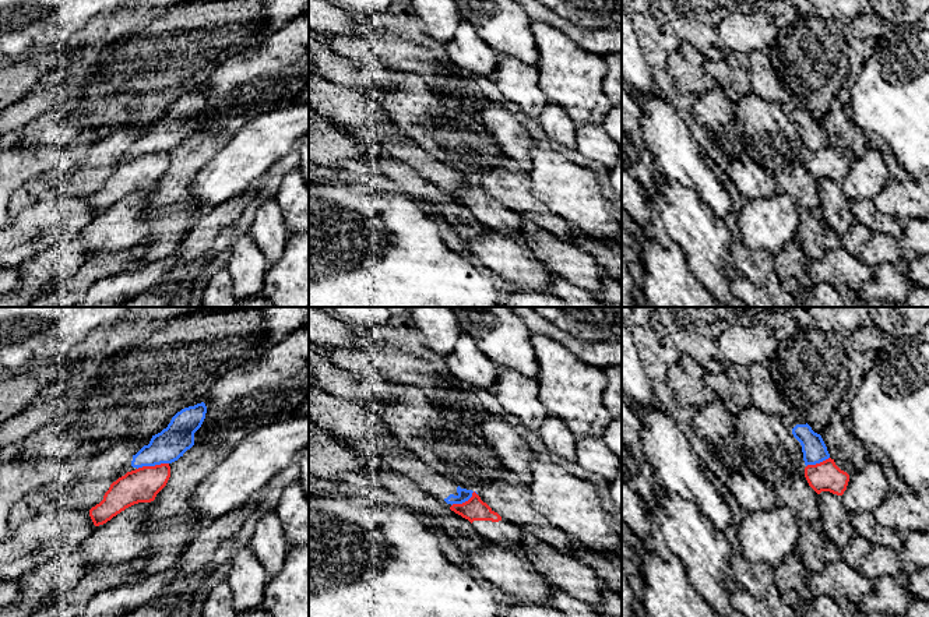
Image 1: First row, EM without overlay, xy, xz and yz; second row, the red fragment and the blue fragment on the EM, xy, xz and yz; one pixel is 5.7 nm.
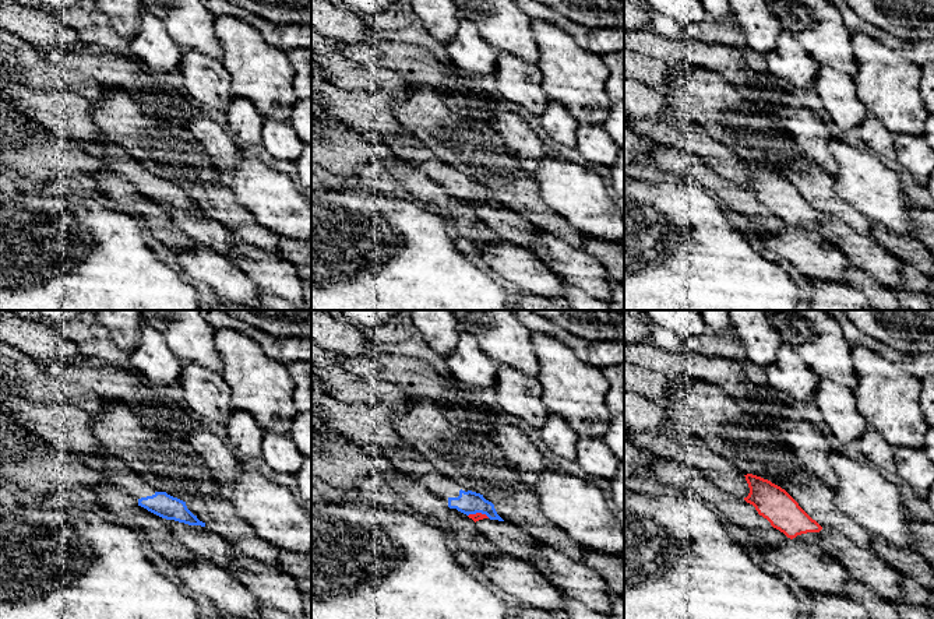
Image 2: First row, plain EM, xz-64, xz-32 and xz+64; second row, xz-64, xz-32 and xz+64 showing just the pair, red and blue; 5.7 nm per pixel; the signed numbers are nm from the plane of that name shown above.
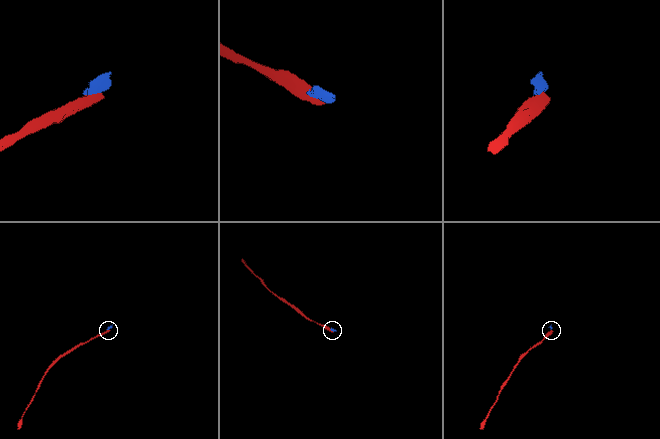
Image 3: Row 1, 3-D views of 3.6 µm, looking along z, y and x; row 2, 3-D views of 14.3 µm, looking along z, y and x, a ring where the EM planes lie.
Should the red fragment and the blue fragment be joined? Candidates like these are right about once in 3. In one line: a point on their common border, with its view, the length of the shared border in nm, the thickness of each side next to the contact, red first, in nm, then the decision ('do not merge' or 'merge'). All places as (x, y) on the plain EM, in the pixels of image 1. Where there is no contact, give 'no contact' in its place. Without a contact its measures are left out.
xy (152, 154) | 190 nm | 200/190 nm | do not merge

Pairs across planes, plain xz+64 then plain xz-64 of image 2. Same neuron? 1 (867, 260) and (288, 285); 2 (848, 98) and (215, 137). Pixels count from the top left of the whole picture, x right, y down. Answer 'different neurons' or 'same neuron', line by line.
1: same neuron
2: different neurons

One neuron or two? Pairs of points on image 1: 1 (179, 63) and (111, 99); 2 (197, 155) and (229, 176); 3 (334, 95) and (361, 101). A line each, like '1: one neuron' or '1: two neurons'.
1: one neuron
2: two neurons
3: one neuron

